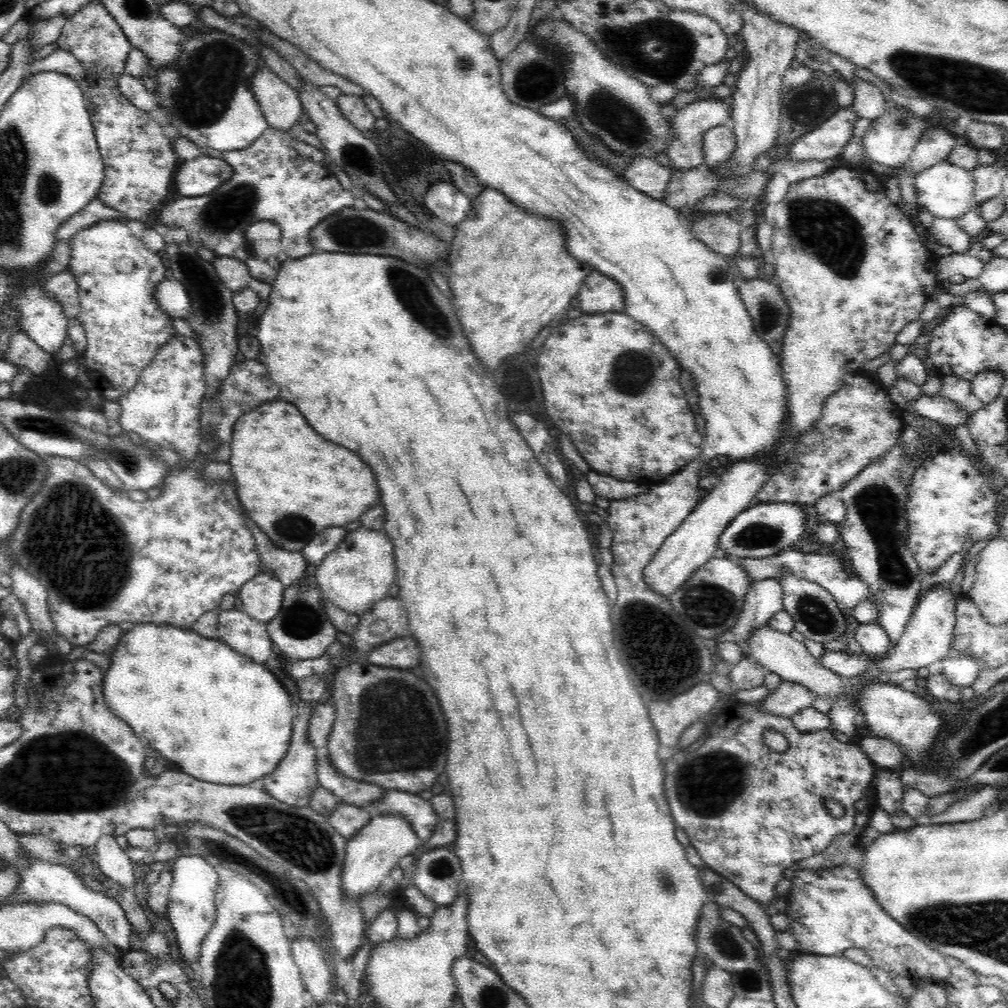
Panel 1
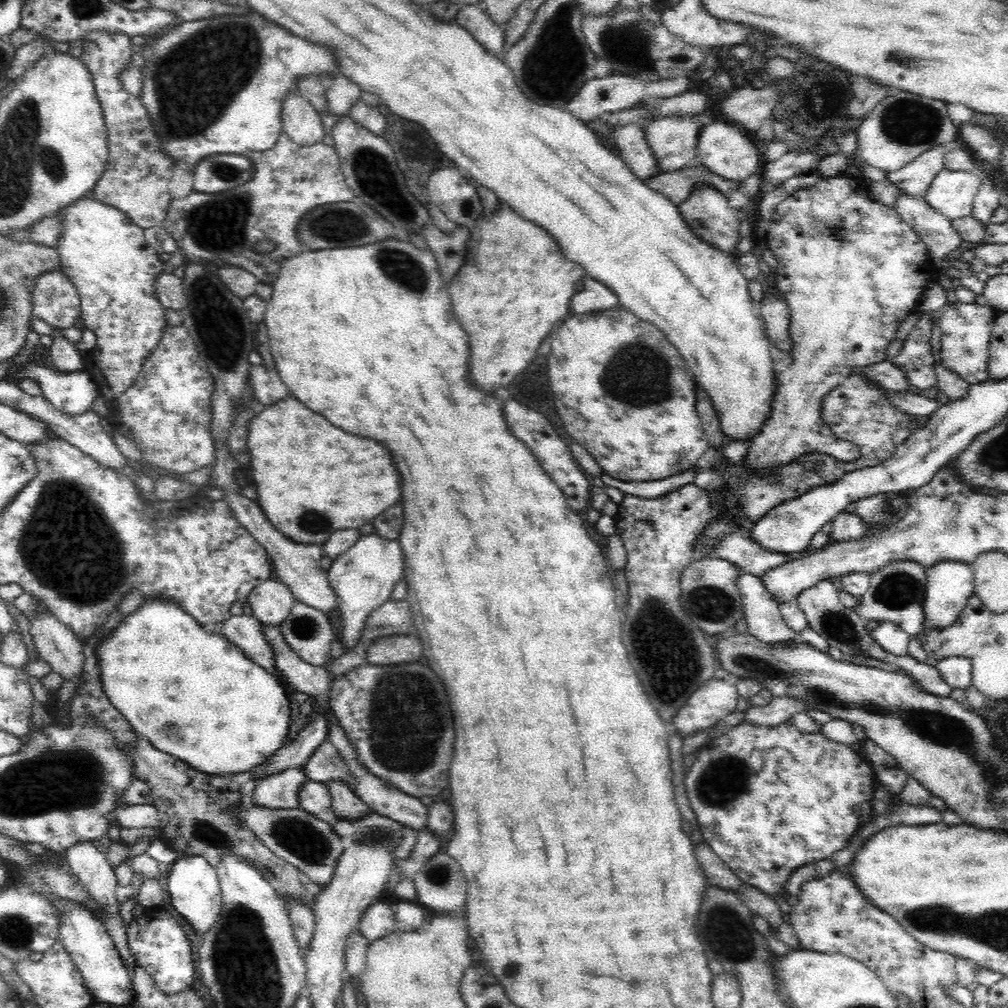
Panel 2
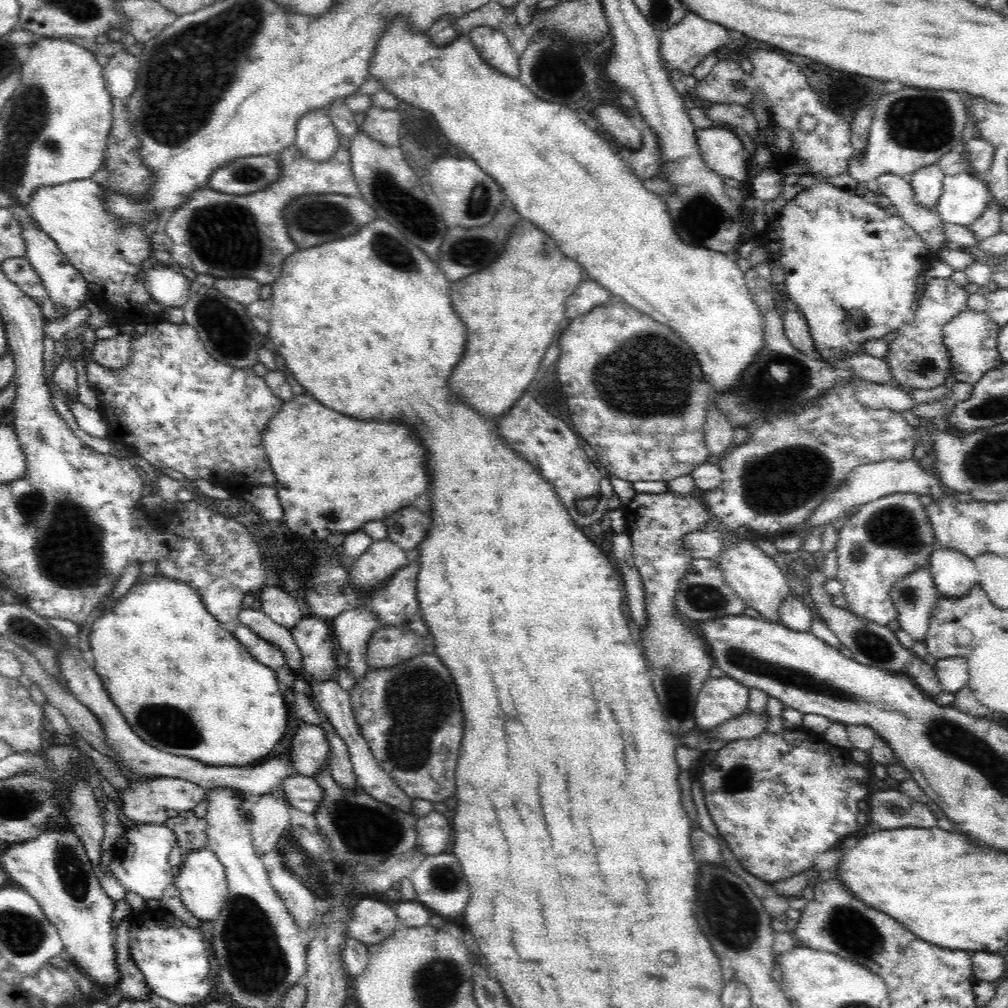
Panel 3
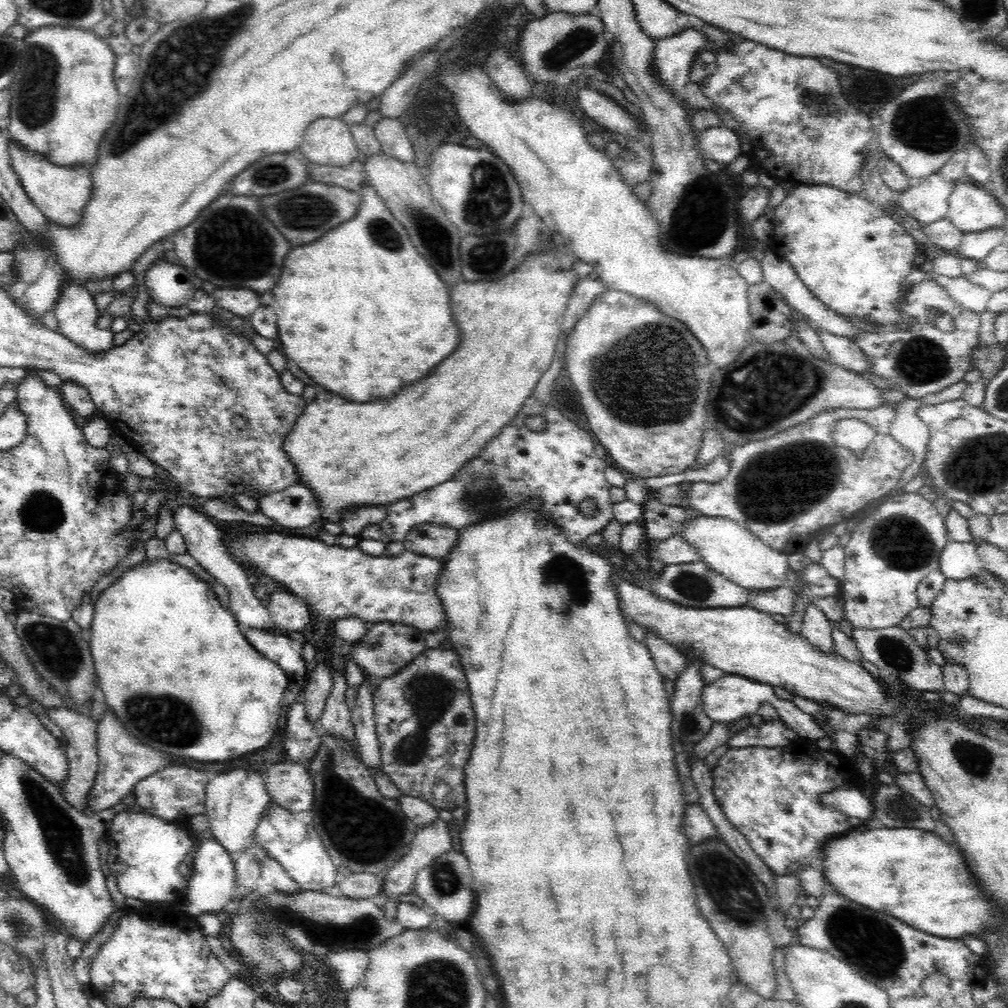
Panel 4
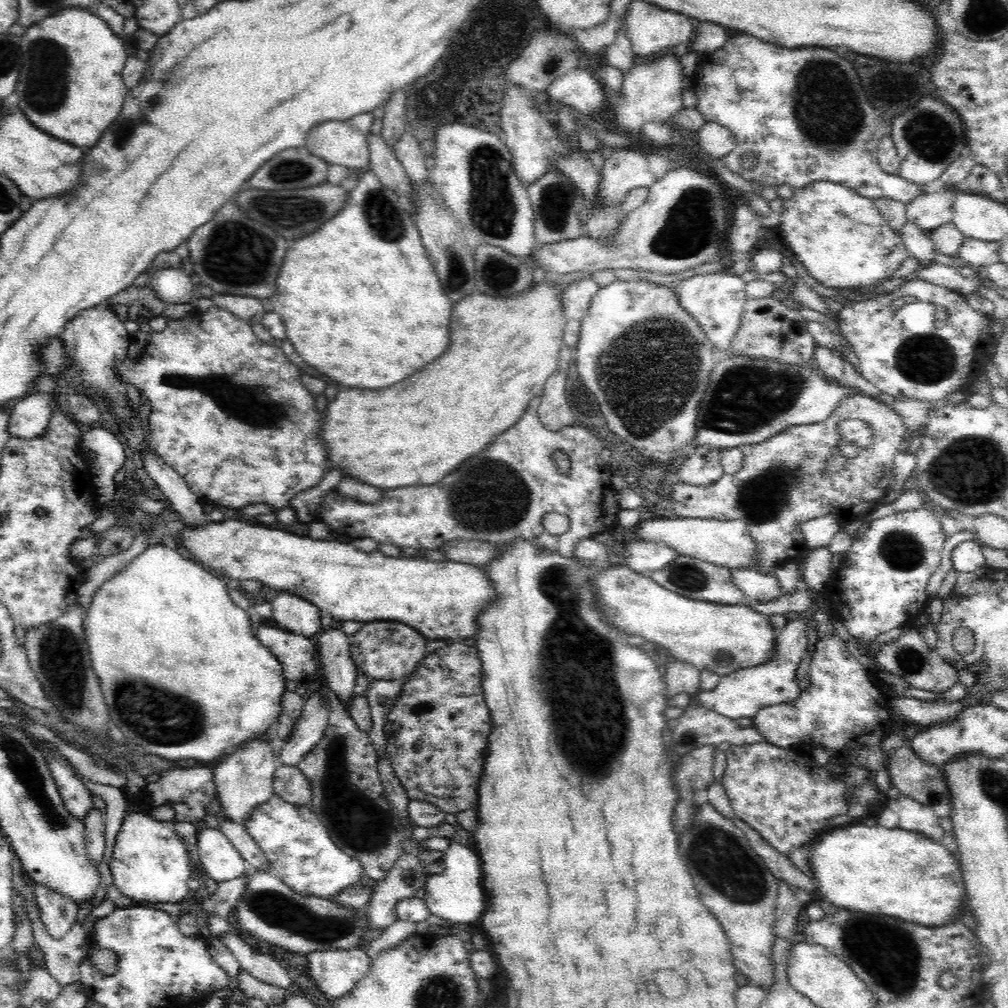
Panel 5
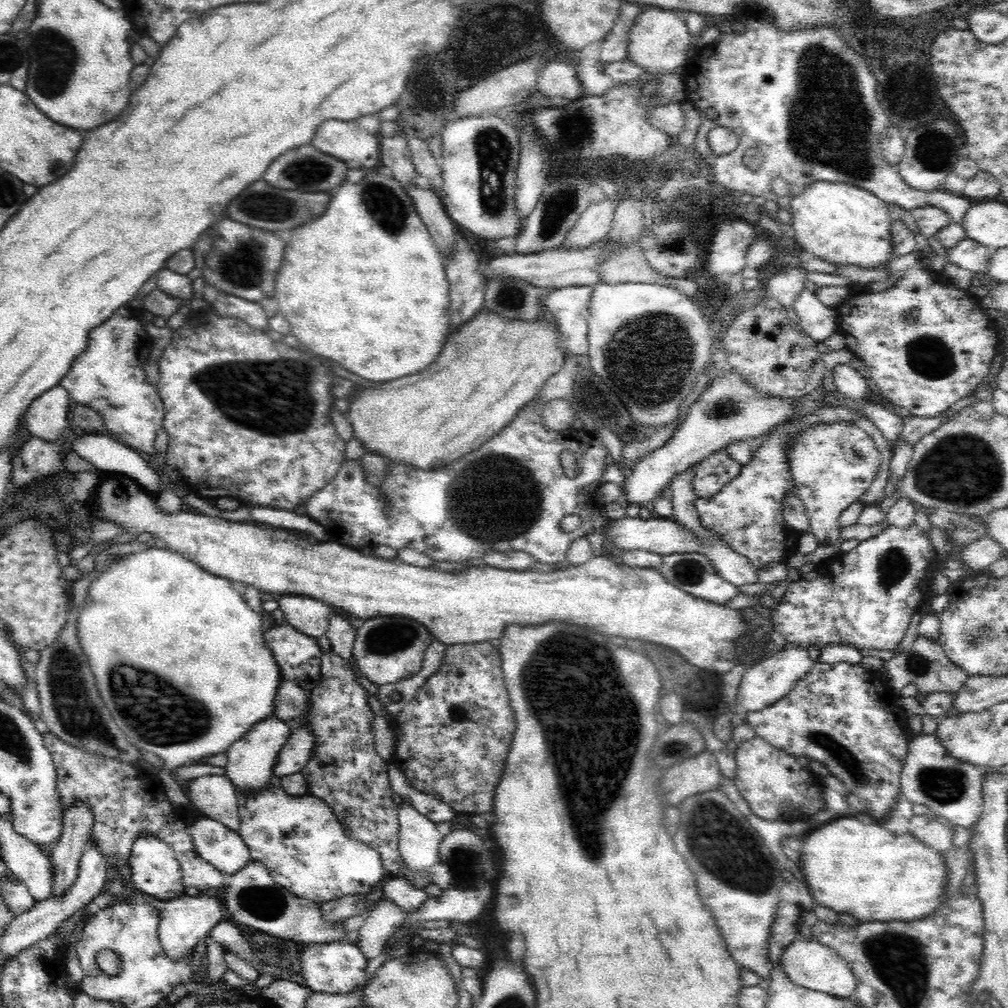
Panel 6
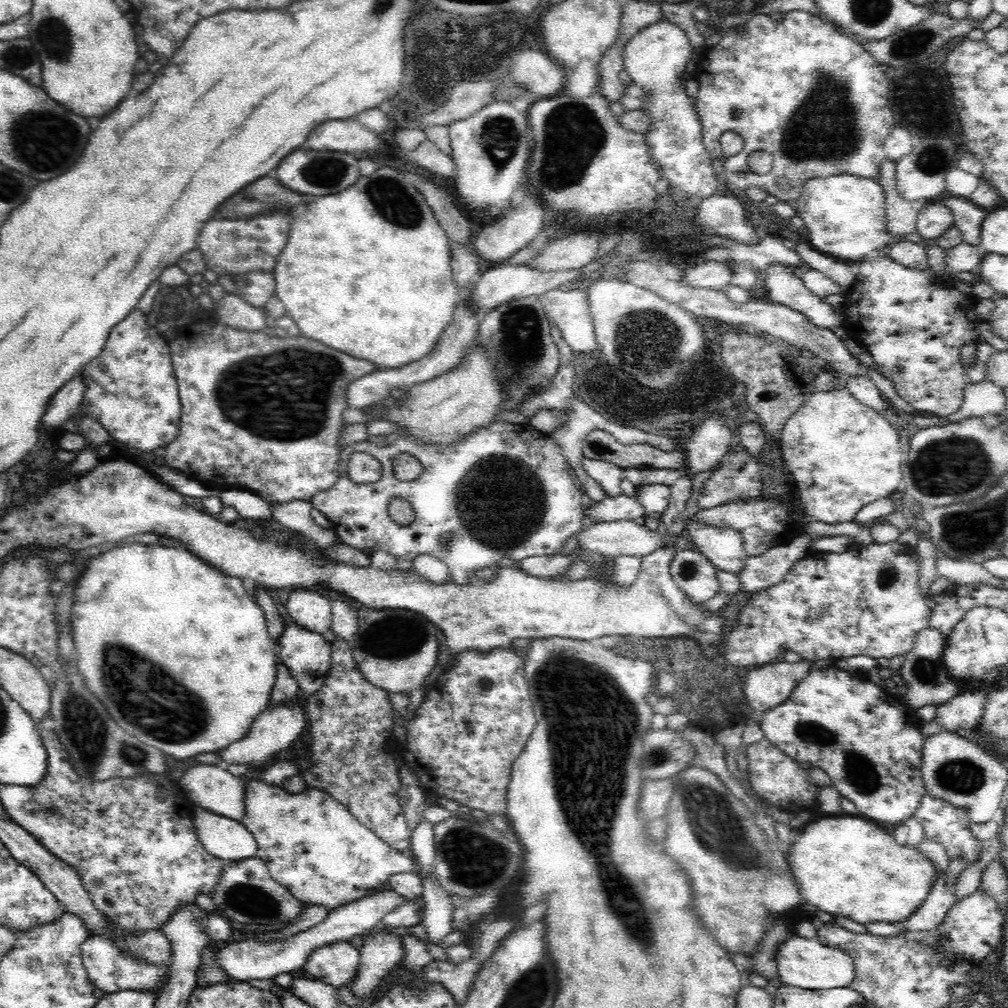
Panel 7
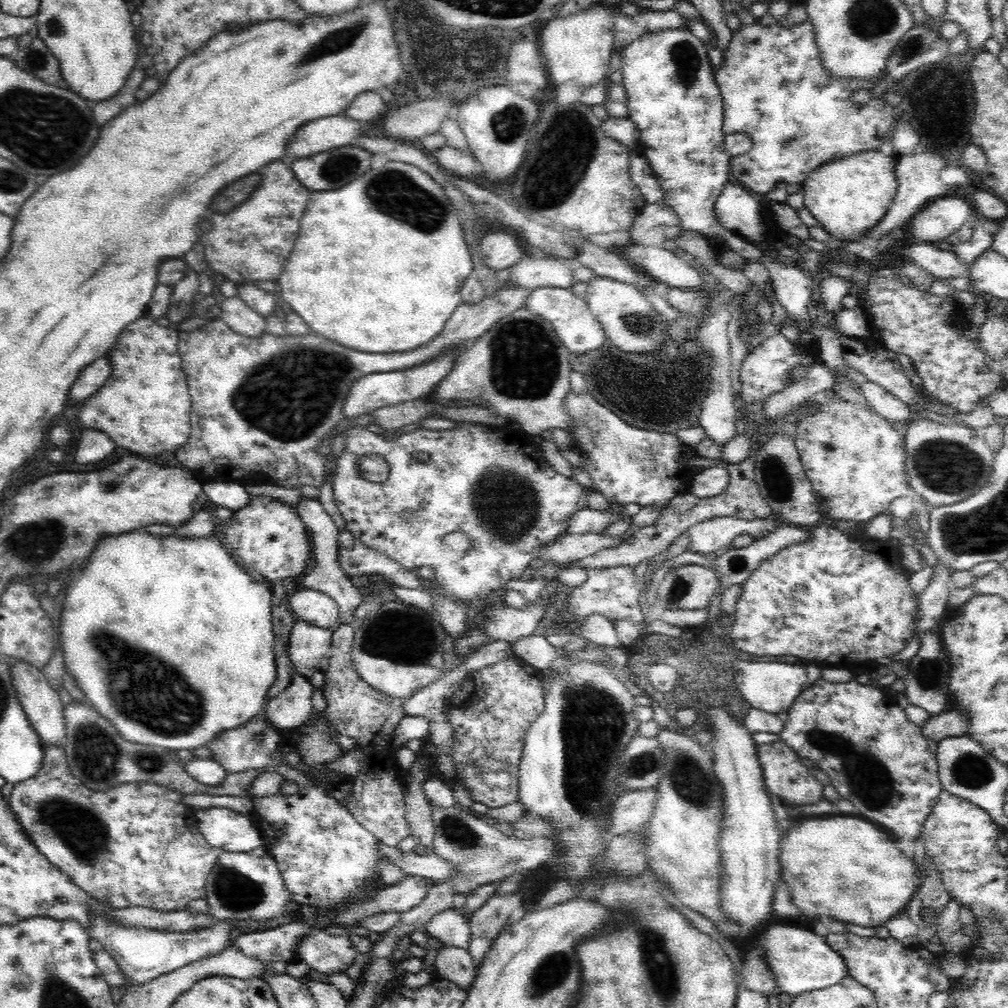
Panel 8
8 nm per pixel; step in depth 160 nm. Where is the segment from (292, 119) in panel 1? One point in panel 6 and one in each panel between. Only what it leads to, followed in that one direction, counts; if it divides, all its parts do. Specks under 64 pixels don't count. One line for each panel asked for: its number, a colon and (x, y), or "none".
2: (301, 122)
3: (317, 138)
4: (328, 141)
5: (337, 142)
6: (346, 140)

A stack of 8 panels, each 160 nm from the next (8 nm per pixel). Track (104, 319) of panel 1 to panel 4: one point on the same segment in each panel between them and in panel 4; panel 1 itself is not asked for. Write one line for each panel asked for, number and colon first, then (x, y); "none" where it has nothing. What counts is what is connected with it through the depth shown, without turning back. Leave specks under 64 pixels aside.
2: (106, 256)
3: (109, 255)
4: (61, 193)

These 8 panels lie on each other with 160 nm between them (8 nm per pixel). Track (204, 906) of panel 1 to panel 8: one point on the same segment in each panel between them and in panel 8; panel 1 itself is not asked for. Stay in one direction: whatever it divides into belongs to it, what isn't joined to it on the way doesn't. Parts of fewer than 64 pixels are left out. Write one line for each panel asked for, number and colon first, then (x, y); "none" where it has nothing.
2: (192, 882)
3: (201, 881)
4: (211, 885)
5: (220, 860)
6: (215, 842)
7: (226, 838)
8: (223, 828)

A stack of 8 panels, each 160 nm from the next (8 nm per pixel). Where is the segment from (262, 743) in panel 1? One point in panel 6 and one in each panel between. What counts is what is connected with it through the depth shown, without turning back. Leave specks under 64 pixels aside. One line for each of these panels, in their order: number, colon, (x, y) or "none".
2: (196, 696)
3: (186, 686)
4: (175, 667)
5: (164, 636)
6: (179, 657)

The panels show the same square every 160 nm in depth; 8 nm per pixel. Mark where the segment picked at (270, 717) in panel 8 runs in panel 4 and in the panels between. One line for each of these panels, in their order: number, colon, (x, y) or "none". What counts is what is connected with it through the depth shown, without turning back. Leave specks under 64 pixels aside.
4: (235, 801)
5: (244, 780)
6: (250, 760)
7: (278, 725)

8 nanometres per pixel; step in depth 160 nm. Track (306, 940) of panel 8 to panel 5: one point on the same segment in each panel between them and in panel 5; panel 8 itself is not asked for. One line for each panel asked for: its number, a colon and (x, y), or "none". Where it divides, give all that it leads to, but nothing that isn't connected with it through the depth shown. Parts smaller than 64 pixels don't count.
5: (335, 972)
6: (338, 967)
7: (336, 964)

